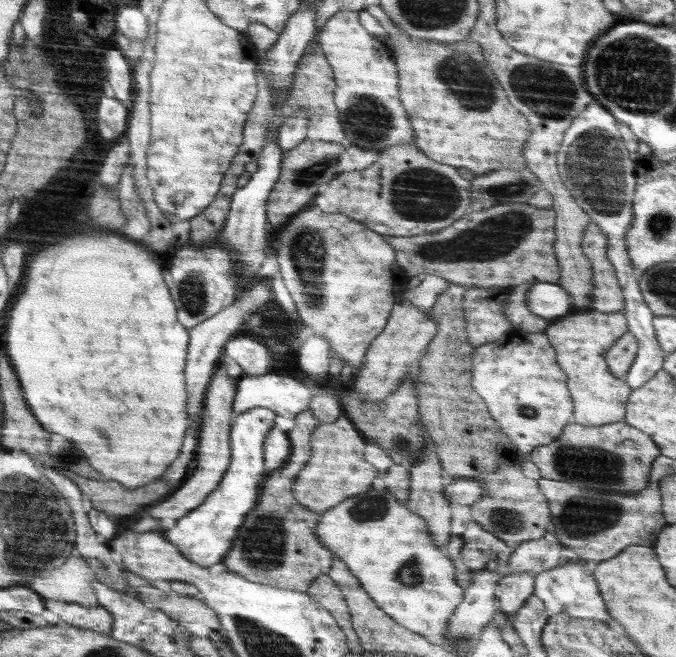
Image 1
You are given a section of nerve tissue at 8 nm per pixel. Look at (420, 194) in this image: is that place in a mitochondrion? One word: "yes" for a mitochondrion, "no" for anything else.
yes

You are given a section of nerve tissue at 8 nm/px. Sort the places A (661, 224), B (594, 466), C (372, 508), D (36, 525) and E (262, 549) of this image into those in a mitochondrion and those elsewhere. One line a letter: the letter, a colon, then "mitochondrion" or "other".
A: mitochondrion
B: mitochondrion
C: mitochondrion
D: mitochondrion
E: mitochondrion

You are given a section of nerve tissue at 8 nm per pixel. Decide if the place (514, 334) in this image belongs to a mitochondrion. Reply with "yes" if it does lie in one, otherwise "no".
no

